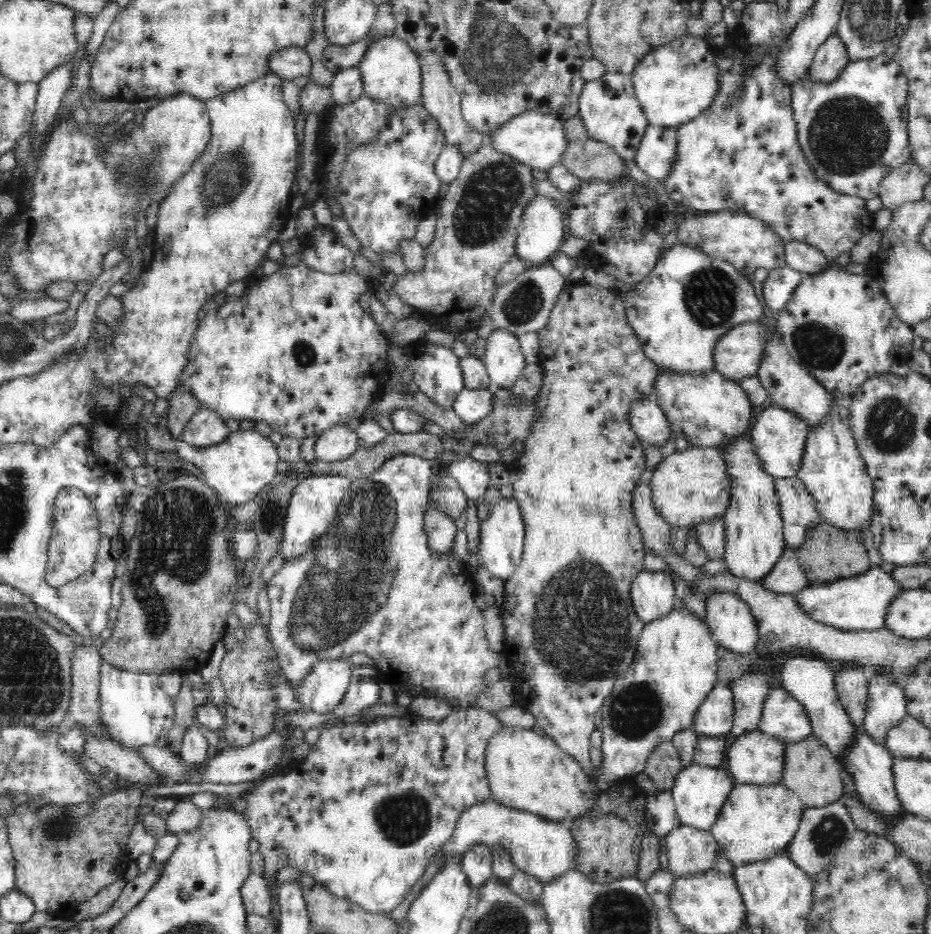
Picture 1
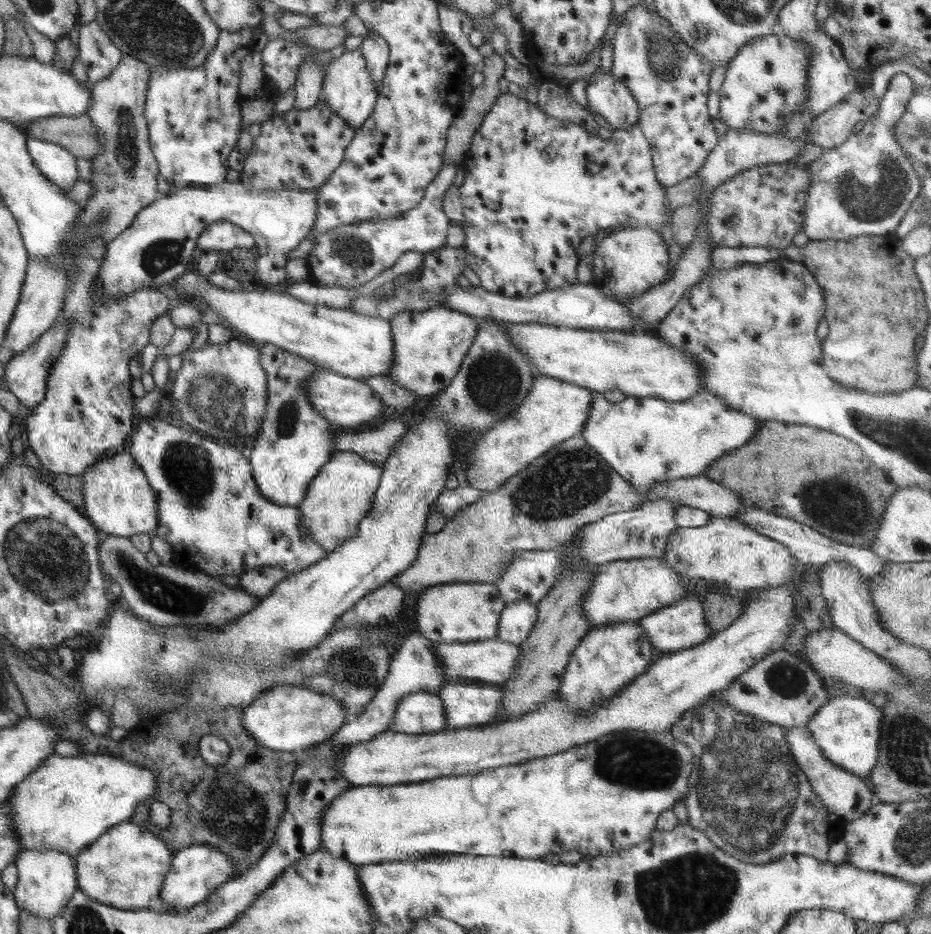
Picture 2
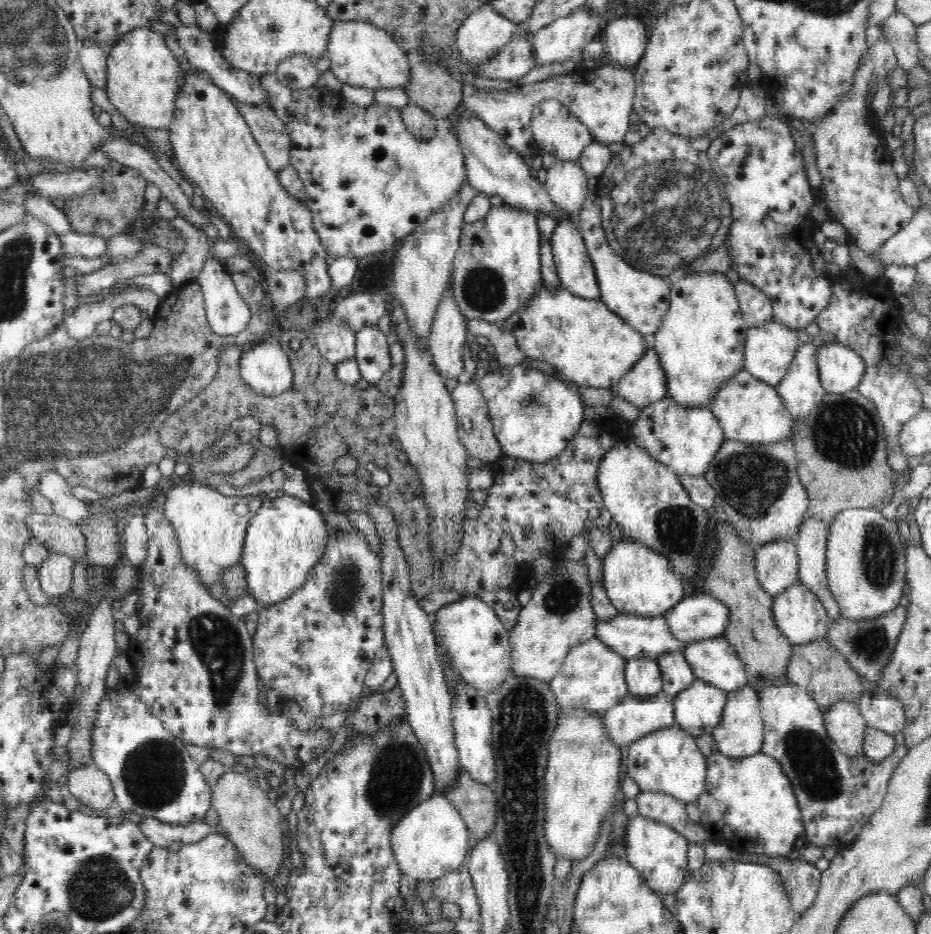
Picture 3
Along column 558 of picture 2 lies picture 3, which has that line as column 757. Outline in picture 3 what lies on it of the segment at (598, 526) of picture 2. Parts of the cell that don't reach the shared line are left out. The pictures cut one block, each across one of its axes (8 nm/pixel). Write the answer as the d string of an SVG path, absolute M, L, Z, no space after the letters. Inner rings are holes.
M791 540L764 543L756 548L754 556L758 581L768 594L772 596L780 594L791 584L799 582L799 558L796 545Z

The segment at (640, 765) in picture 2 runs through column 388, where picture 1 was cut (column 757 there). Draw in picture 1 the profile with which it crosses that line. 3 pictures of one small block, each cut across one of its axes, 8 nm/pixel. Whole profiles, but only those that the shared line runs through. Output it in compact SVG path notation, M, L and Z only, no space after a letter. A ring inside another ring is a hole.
M780 782L760 786L735 784L728 801L720 810L718 820L709 828L709 832L722 854L734 866L765 861L786 853L805 810L800 798Z

